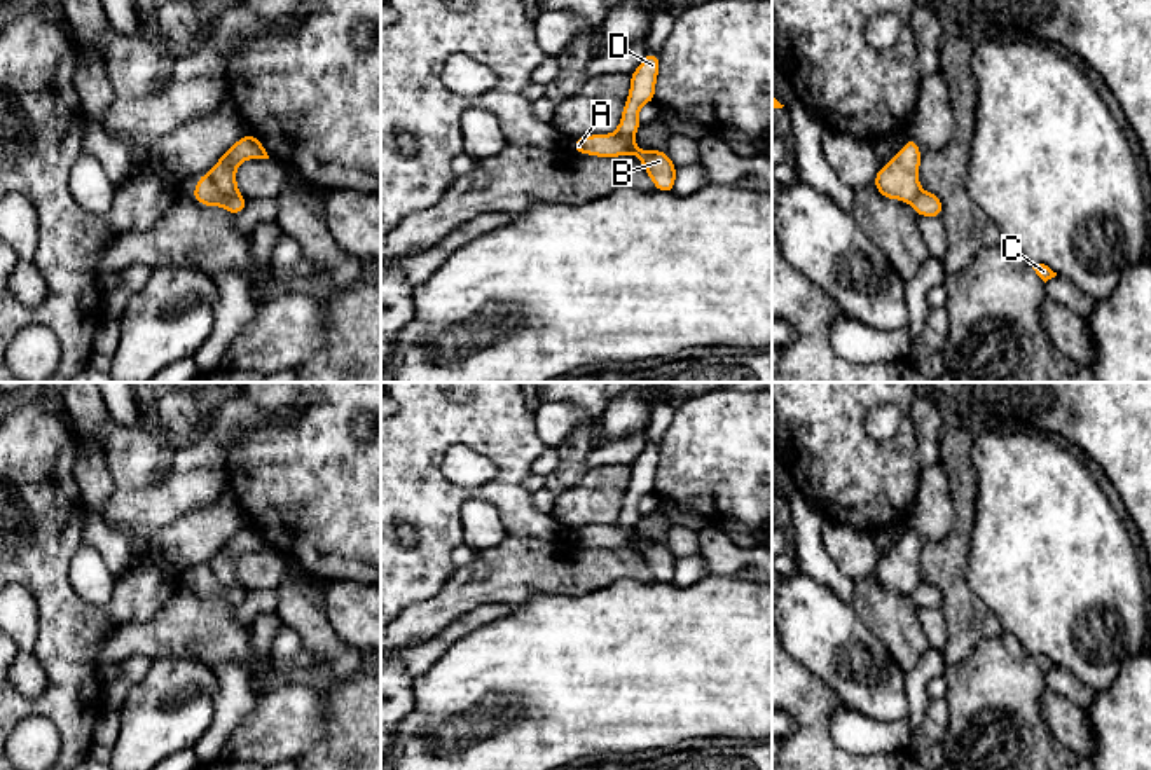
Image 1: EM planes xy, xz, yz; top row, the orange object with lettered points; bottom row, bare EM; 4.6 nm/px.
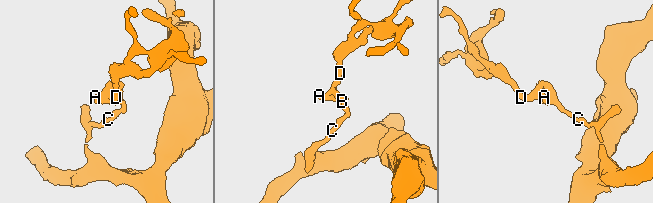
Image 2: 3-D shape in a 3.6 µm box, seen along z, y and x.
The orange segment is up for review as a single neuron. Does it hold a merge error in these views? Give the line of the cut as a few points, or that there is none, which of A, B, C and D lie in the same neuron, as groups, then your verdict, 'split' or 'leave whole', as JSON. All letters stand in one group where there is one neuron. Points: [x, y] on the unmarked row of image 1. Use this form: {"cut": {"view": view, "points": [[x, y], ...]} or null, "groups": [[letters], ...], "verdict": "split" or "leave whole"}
{"cut": null, "groups": [["A", "B", "C", "D"]], "verdict": "leave whole"}

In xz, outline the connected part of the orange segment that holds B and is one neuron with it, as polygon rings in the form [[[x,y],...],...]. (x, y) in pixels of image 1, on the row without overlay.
[[[646,443],[643,454],[631,464],[631,482],[617,522],[613,526],[589,526],[573,531],[573,541],[596,548],[634,545],[651,569],[655,581],[674,583],[676,555],[669,550],[665,541],[641,541],[632,529],[641,520],[638,503],[643,496],[655,492],[658,461],[660,447]]]

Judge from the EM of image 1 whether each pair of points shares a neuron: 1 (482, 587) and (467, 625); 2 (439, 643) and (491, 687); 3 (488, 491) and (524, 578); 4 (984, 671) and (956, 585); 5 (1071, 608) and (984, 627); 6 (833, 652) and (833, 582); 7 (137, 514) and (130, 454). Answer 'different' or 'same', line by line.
1: different
2: different
3: different
4: different
5: different
6: different
7: different

